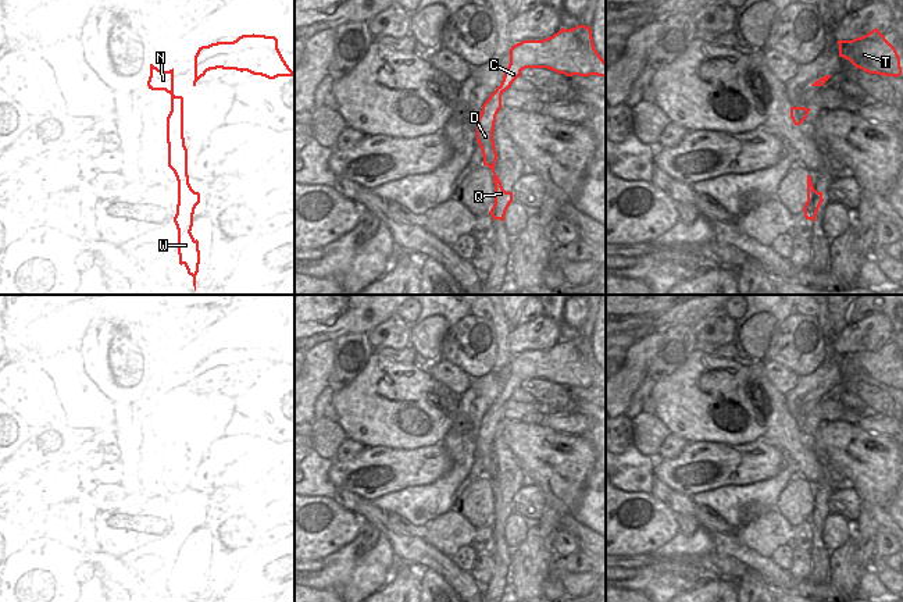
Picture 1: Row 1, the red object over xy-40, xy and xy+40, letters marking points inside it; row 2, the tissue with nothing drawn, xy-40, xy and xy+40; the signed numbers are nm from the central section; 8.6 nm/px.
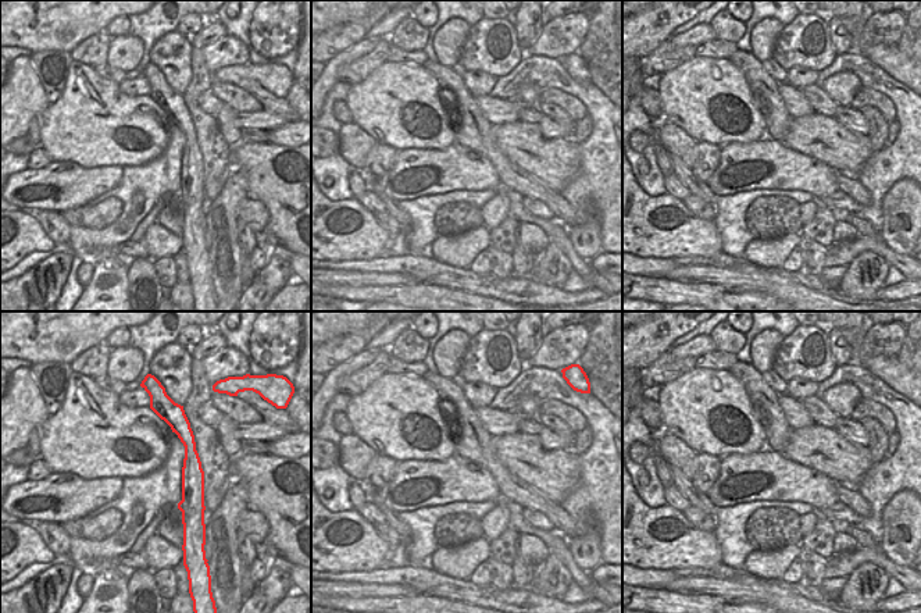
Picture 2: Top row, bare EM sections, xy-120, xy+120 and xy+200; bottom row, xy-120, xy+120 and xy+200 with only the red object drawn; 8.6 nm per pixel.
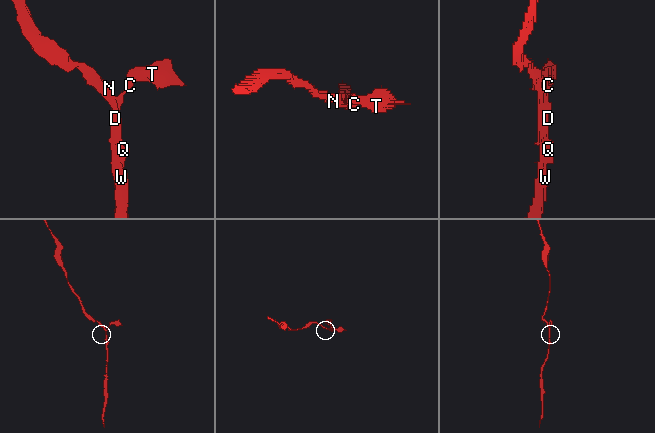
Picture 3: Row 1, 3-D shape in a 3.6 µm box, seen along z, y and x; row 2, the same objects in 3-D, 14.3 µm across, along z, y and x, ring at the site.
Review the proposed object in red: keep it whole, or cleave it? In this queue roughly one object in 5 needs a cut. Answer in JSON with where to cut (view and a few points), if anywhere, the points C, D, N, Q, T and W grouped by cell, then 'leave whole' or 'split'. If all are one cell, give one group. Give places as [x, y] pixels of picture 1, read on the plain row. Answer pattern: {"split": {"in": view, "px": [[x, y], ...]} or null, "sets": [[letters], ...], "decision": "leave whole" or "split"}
{"split": {"in": "xy", "px": [[495, 402], [502, 403]]}, "sets": [["C", "T"], ["D", "N", "Q", "W"]], "decision": "split"}

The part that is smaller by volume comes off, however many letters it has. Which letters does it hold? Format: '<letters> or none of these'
C, T

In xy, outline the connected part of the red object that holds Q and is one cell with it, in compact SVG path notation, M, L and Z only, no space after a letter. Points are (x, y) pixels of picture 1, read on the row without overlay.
M493 403L489 410L483 414L482 423L478 430L477 437L477 452L482 462L483 477L488 477L493 484L495 495L495 516L490 520L489 526L495 531L504 532L506 523L513 513L513 503L506 503L502 498L499 488L495 484L495 475L497 471L497 464L493 452L493 442L496 427L502 420L502 406L503 403Z

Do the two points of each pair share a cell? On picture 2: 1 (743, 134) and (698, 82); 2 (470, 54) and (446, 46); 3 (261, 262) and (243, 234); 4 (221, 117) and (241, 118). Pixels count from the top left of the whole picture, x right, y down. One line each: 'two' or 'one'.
1: one
2: two
3: two
4: two

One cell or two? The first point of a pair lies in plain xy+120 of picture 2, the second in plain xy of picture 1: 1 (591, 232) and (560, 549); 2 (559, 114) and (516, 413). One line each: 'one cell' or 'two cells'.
1: one cell
2: two cells

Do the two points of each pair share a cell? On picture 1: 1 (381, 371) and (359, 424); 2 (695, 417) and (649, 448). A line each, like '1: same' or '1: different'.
1: same
2: different

